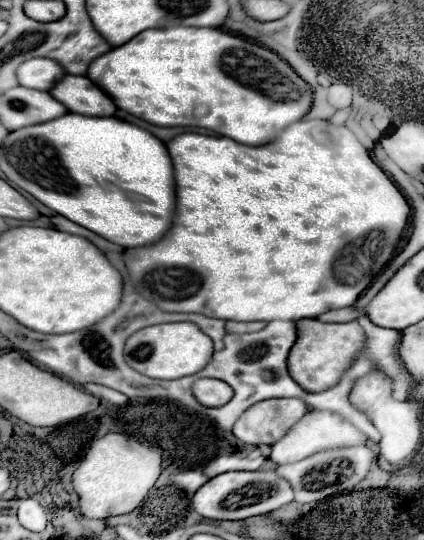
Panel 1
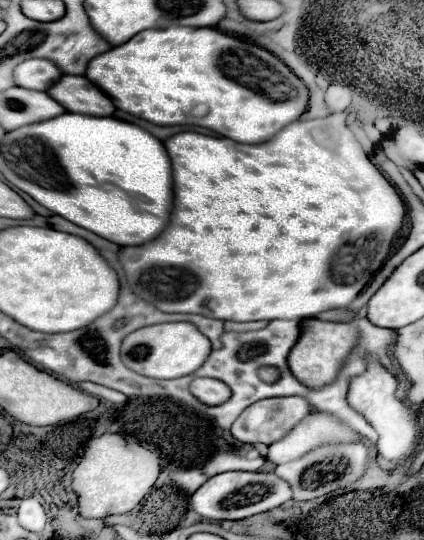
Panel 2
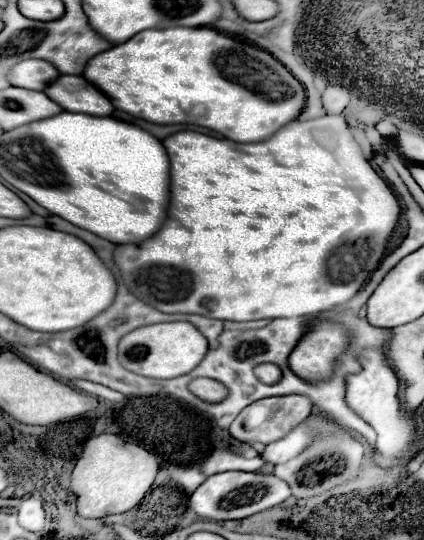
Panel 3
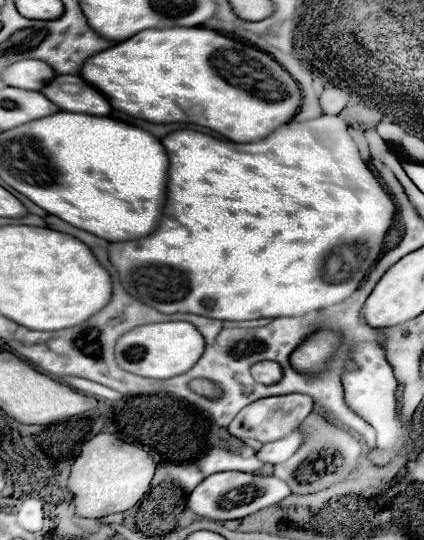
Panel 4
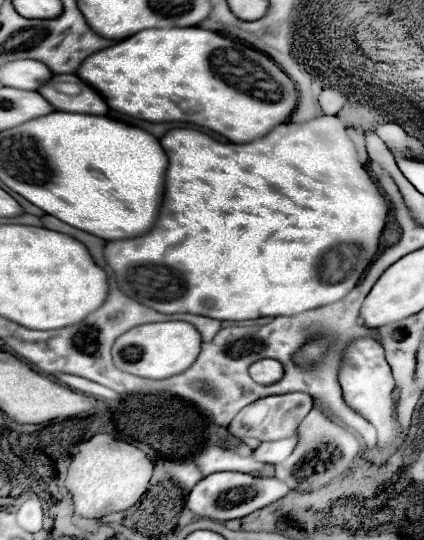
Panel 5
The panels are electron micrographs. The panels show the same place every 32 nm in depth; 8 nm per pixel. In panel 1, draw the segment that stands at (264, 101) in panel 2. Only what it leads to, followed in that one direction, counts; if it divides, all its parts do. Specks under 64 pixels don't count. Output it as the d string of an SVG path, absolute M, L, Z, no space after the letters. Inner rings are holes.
M170 26L170 28L158 28L158 30L144 30L138 36L134 36L130 42L112 48L104 56L98 56L88 66L88 78L102 88L114 104L150 124L156 126L198 126L208 128L220 136L228 136L240 144L260 146L272 142L286 126L302 120L302 116L310 110L312 104L312 90L304 90L298 100L286 100L286 102L274 102L268 96L242 86L240 82L226 76L220 68L222 54L226 50L234 48L264 48L258 46L246 38L234 36L230 32L224 32L220 28L188 28L188 26Z

